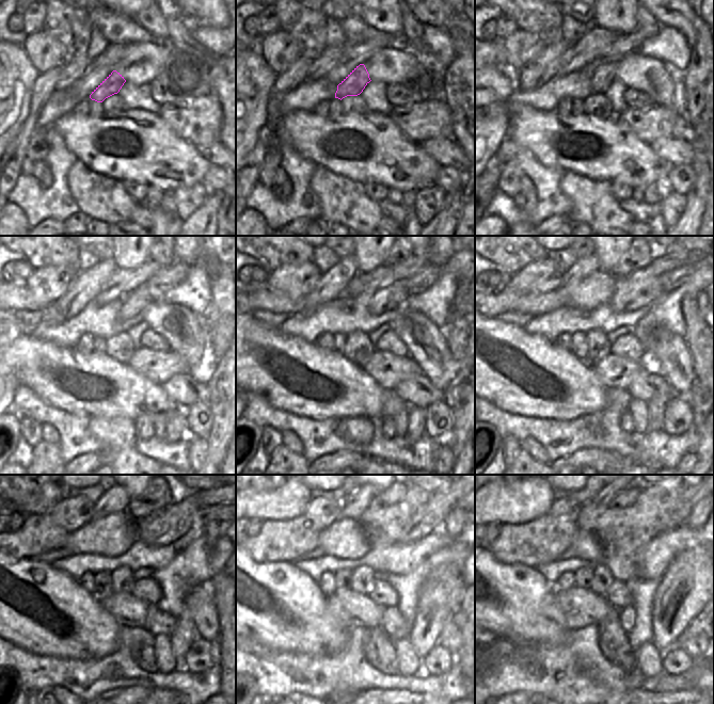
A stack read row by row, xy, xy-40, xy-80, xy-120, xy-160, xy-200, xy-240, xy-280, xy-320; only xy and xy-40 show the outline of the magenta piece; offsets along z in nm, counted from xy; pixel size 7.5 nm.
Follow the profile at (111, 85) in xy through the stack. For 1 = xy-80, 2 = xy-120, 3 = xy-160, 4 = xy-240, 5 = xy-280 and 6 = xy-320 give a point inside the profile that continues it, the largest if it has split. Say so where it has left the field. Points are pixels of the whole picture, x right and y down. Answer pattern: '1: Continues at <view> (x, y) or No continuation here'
1: Continues at xy-80 (604, 74)
2: Continues at xy-120 (155, 288)
3: Continues at xy-160 (415, 275)
4: Continues at xy-240 (162, 527)
5: Continues at xy-280 (430, 516)
6: Continues at xy-320 (688, 496).

